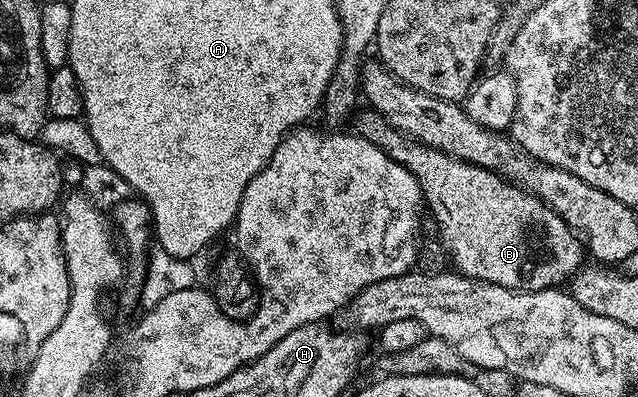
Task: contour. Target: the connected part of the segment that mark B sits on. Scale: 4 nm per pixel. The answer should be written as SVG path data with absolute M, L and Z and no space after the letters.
M369 108L363 110L363 114L358 112L353 115L353 129L372 144L376 144L376 148L383 150L392 160L408 168L412 176L416 176L422 189L425 209L434 217L434 222L438 225L437 237L446 252L449 265L457 273L472 278L475 282L500 284L500 288L509 290L558 288L578 273L584 262L582 239L575 235L562 217L544 205L534 194L506 181L499 174L483 166L461 162L430 146L424 146L413 138L407 138L405 134L389 126L375 110Z

